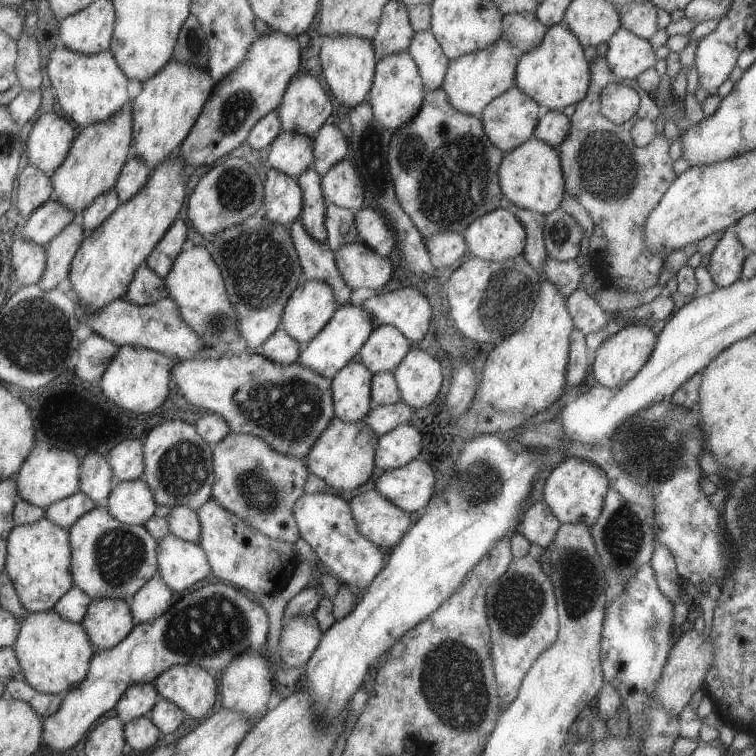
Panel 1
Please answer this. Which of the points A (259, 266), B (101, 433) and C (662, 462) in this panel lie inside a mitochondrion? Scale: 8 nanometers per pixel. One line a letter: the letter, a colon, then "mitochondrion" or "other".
A: mitochondrion
B: other
C: mitochondrion

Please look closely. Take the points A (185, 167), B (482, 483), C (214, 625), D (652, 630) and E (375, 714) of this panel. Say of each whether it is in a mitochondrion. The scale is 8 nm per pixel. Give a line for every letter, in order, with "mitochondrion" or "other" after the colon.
A: other
B: mitochondrion
C: mitochondrion
D: mitochondrion
E: other

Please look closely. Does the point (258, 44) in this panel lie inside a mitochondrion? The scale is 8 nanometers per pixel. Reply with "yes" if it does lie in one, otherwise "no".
no

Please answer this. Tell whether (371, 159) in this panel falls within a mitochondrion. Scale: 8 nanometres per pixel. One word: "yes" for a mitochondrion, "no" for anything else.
yes

